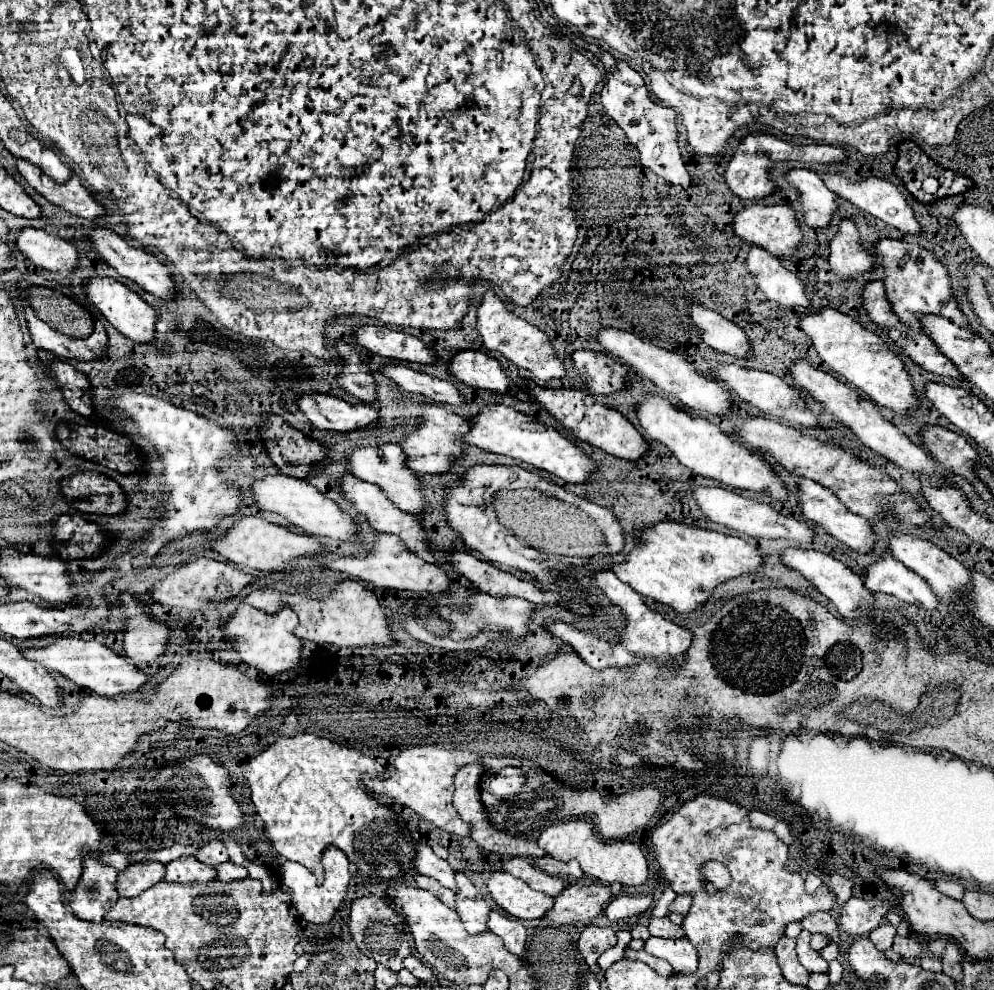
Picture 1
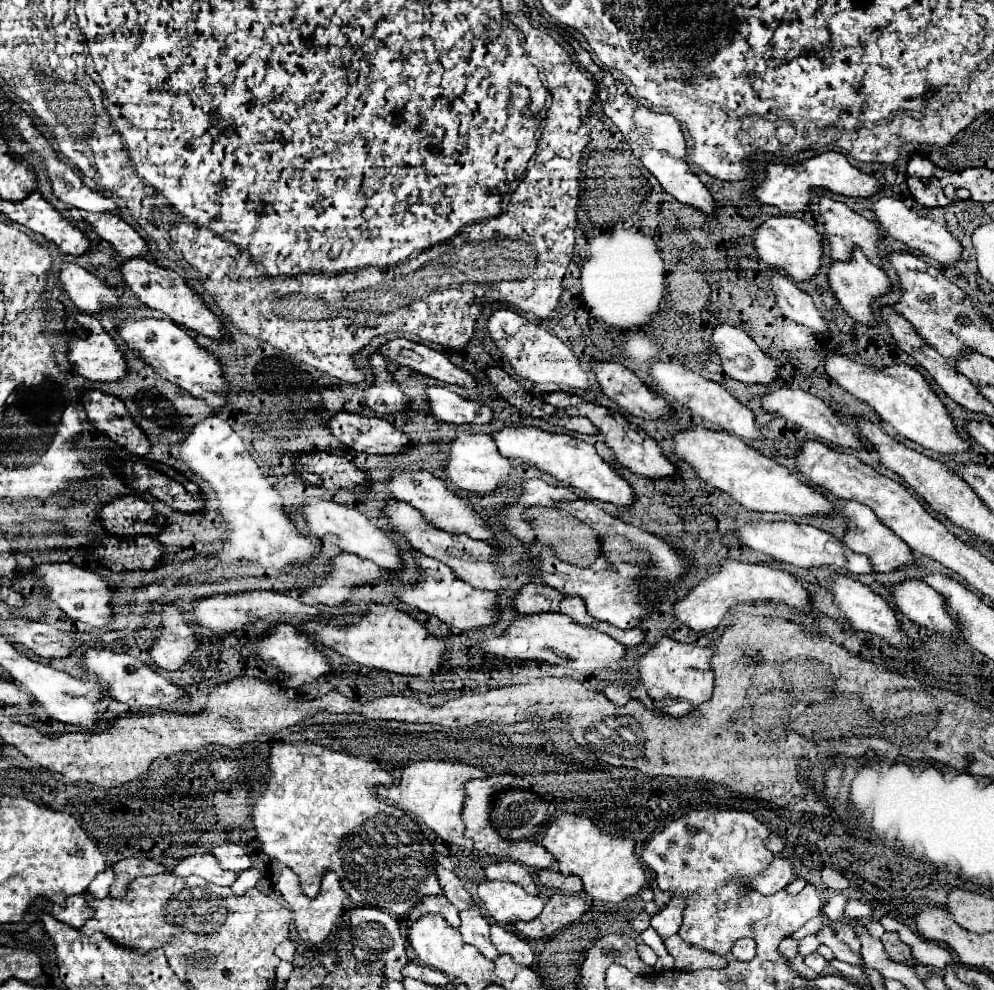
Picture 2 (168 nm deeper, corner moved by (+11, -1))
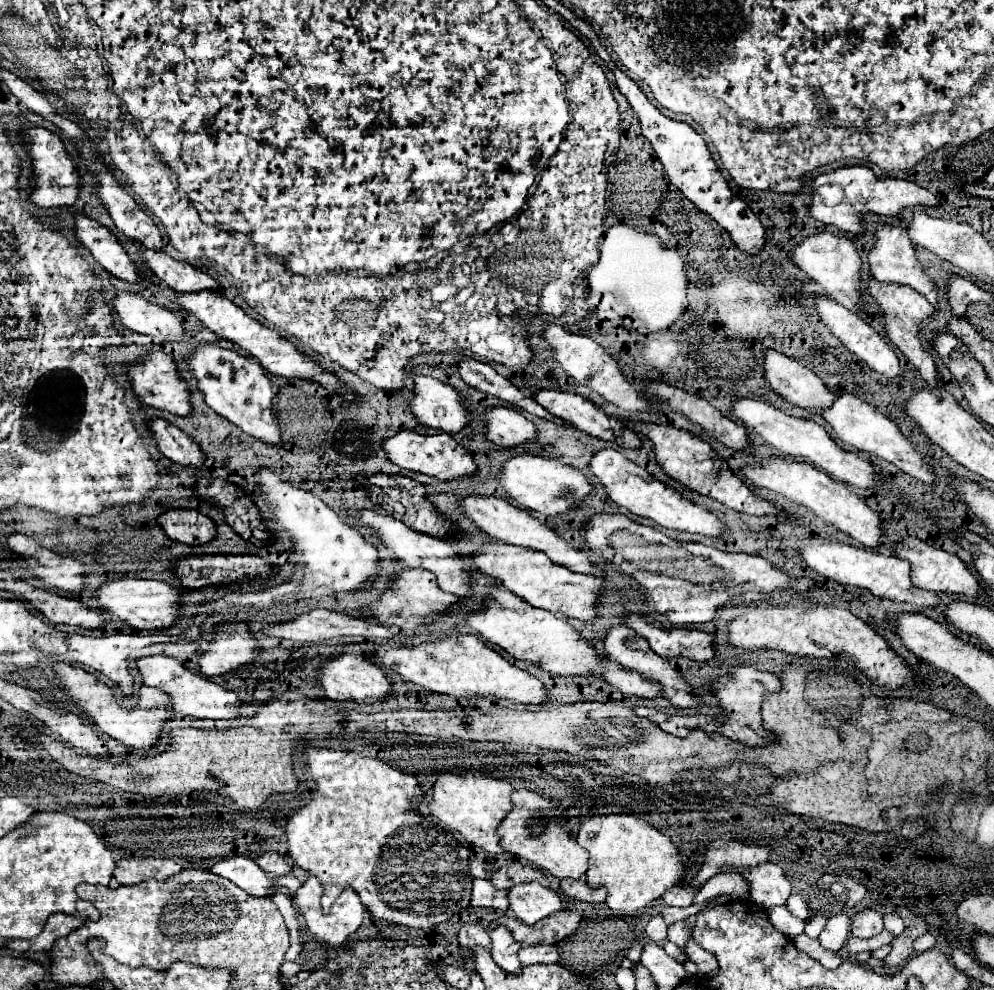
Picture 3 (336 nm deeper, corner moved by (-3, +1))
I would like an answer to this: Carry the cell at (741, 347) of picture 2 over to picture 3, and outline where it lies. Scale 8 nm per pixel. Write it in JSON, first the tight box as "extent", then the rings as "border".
{"extent":[764,348,834,414],"border":[[[768,348],[764,350],[764,378],[776,392],[786,392],[786,400],[816,414],[834,402],[834,394],[820,378],[800,362]]]}

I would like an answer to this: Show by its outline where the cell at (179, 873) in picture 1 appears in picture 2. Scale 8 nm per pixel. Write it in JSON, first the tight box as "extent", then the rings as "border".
{"extent":[172,852,238,886],"border":[[[206,852],[204,856],[198,854],[198,856],[190,856],[190,858],[180,860],[180,864],[172,870],[172,874],[176,874],[176,876],[196,874],[212,884],[218,884],[218,886],[232,886],[238,878],[238,874],[234,874],[230,870],[222,870],[212,852]]]}

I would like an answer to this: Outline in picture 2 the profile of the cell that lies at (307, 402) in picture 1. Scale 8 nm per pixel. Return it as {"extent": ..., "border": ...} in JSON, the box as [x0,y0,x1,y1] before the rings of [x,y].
{"extent":[330,412,412,456],"border":[[[338,412],[330,418],[330,432],[348,448],[374,456],[400,454],[412,444],[412,440],[396,430],[388,420],[350,412]]]}

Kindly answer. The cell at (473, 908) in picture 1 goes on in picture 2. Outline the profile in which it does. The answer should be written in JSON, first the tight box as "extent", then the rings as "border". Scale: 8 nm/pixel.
{"extent":[460,904,500,960],"border":[[[474,904],[472,908],[460,912],[460,918],[462,918],[462,926],[460,926],[462,938],[468,944],[476,946],[480,954],[486,956],[488,960],[496,960],[500,954],[490,940],[490,922],[482,916],[480,908]]]}

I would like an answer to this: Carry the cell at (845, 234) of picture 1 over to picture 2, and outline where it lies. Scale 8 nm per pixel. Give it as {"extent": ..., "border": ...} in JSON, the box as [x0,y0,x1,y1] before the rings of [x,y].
{"extent":[828,250,892,326],"border":[[[856,250],[852,254],[852,260],[850,262],[832,262],[830,270],[828,270],[828,280],[830,280],[830,286],[836,294],[836,298],[840,300],[842,308],[850,314],[850,318],[854,318],[856,322],[864,324],[864,326],[878,326],[878,320],[872,312],[872,304],[888,294],[892,290],[892,284],[890,284],[890,278],[884,274],[884,270],[880,270],[878,266],[874,266],[860,250]]]}

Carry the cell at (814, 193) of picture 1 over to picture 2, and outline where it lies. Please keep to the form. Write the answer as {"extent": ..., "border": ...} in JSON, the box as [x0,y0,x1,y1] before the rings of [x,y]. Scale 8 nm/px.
{"extent":[818,196,884,266],"border":[[[822,196],[820,198],[818,208],[820,208],[820,218],[822,218],[822,224],[824,224],[824,230],[828,232],[828,246],[830,246],[832,256],[836,260],[850,260],[854,248],[860,248],[870,262],[874,262],[878,266],[884,264],[882,258],[880,258],[880,252],[878,252],[878,244],[880,244],[880,238],[882,238],[882,230],[874,222],[866,220],[864,216],[852,212],[846,204],[836,202],[836,200],[828,198],[828,196]]]}

